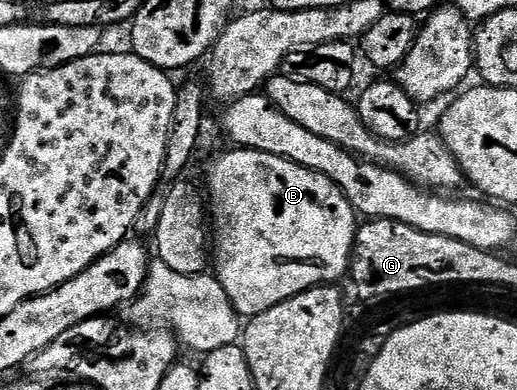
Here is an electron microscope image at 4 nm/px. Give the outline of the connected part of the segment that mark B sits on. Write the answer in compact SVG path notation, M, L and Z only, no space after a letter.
M230 149L234 151L230 151L227 155L222 155L218 160L215 161L214 164L210 167L210 197L208 193L208 207L212 212L212 267L216 272L216 278L220 281L220 285L224 289L224 293L228 293L228 297L232 301L232 305L234 306L235 311L238 312L239 316L242 317L253 317L259 315L260 313L264 313L268 309L272 309L276 305L280 305L286 299L291 299L292 297L296 297L300 293L304 293L308 289L312 289L313 287L320 287L323 285L334 285L339 281L337 279L345 280L347 278L348 272L350 270L350 256L354 253L354 236L358 234L359 224L357 222L354 223L354 219L356 220L356 212L354 206L352 206L348 200L346 200L346 195L343 191L338 188L338 186L332 182L328 177L324 177L320 173L316 173L315 171L309 171L307 167L301 167L300 165L296 165L292 160L285 159L284 157L276 157L272 153L268 153L267 151L252 151L249 149Z

